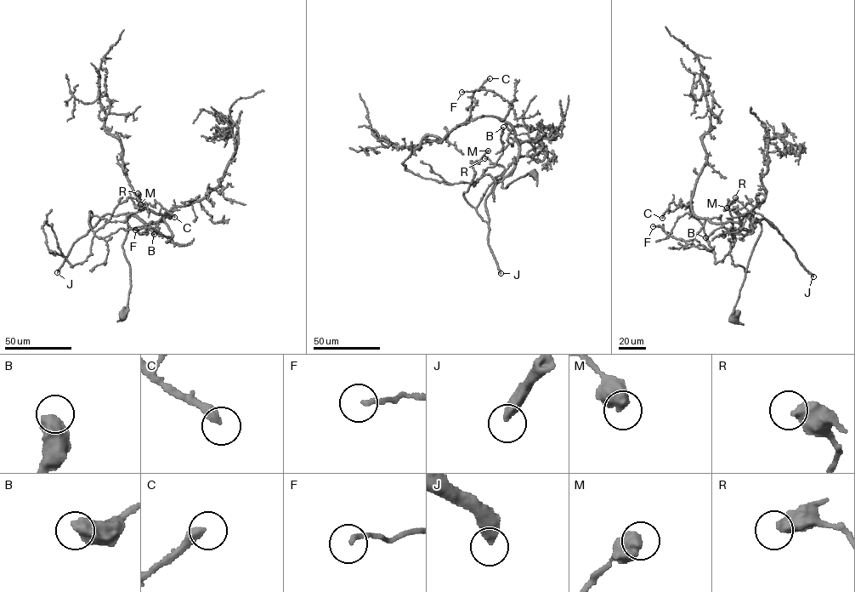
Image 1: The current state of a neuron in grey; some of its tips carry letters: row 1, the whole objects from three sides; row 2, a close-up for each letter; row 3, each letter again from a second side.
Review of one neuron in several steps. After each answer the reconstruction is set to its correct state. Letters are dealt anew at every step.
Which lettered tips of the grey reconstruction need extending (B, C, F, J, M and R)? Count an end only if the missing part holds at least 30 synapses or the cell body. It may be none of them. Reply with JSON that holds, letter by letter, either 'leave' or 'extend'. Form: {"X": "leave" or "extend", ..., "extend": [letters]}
{"B": "leave", "C": "leave", "F": "leave", "J": "extend", "M": "leave", "R": "leave", "extend": ["J"]}

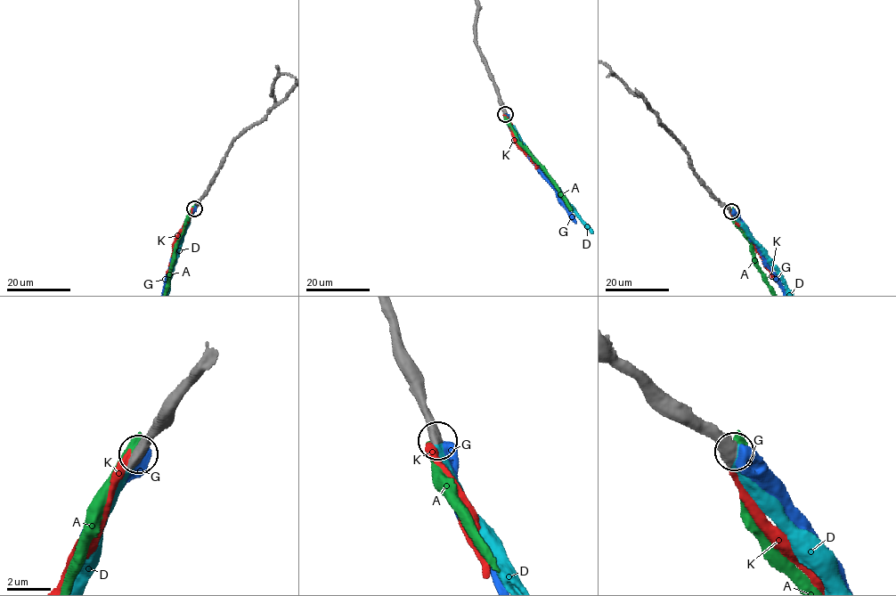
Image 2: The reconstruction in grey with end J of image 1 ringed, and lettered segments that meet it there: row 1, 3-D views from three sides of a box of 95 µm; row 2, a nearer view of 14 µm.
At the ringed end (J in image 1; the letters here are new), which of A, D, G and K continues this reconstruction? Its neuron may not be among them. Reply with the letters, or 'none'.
D

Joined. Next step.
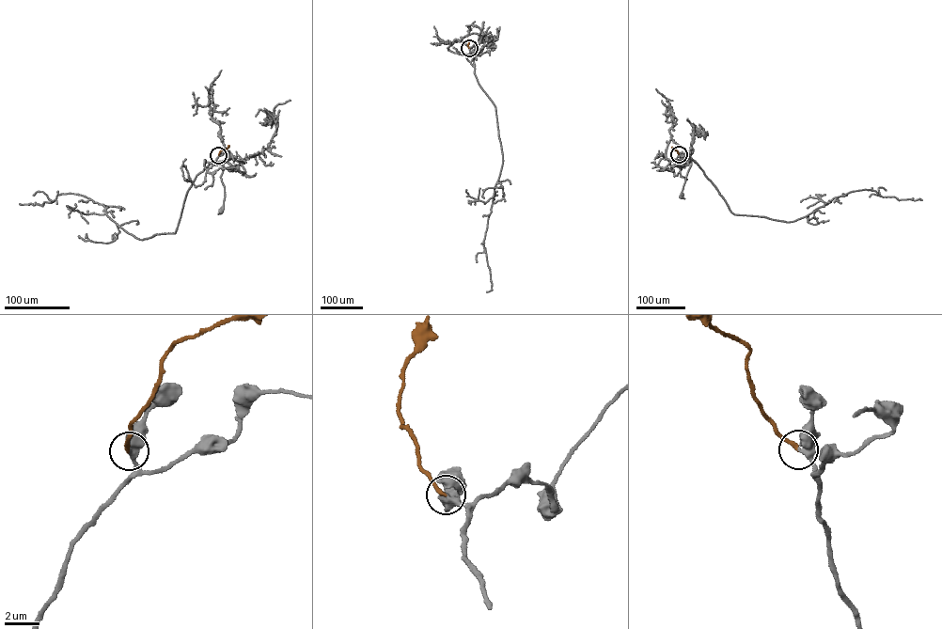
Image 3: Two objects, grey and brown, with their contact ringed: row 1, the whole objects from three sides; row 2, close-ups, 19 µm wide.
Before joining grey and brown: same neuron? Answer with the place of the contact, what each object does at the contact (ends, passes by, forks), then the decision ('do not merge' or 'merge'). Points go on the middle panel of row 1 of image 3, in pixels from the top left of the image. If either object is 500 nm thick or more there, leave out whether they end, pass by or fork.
place (469, 48); grey passes by; brown ends; merge

